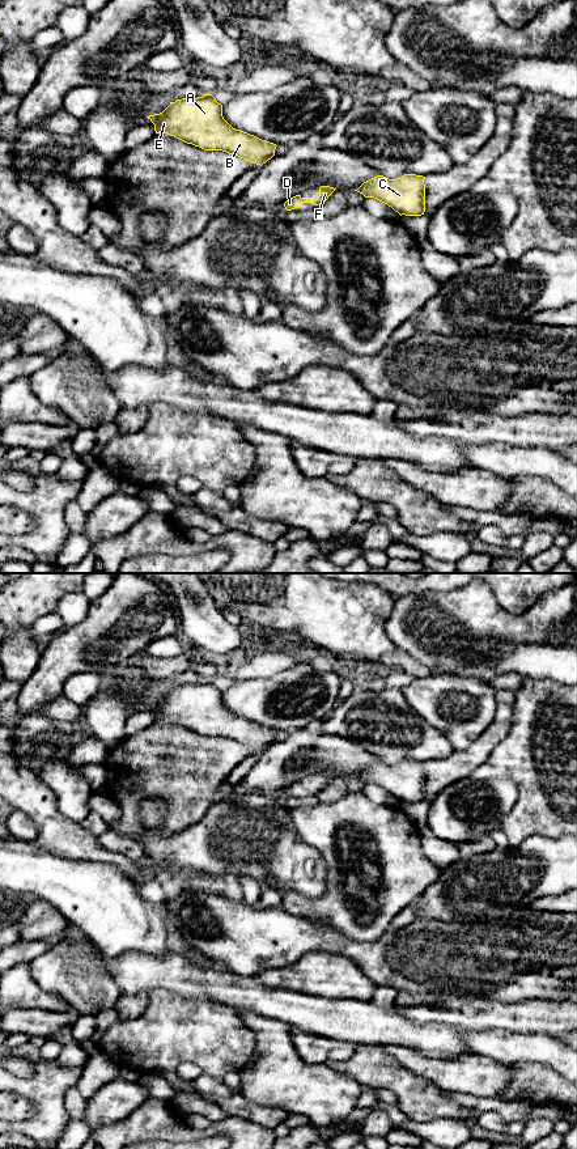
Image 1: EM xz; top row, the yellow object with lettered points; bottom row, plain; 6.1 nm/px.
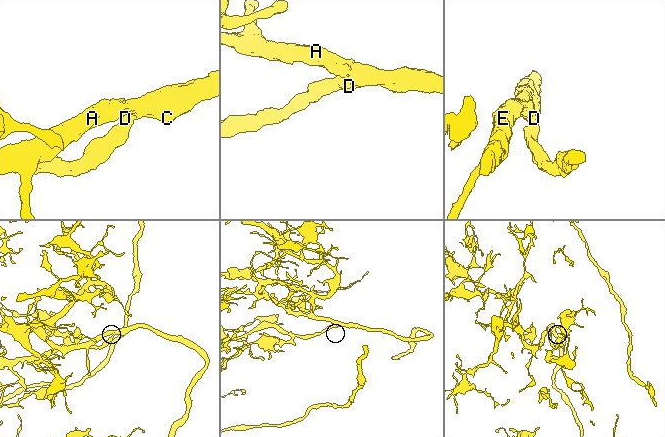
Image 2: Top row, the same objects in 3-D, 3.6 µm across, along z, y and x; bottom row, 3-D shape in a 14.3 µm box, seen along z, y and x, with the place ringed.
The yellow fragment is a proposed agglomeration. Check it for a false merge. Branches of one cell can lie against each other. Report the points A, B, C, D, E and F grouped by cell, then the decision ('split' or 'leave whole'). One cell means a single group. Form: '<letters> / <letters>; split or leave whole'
A B C D E F; leave whole

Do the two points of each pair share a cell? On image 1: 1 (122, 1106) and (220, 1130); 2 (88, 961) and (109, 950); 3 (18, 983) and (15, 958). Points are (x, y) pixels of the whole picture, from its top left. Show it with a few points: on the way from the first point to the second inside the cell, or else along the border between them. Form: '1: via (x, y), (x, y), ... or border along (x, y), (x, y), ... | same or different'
1: border along (149, 1095), (124, 1118), (107, 1123) | different
2: border along (83, 931), (106, 959) | different
3: border along (28, 963), (20, 963), (13, 967) | different

